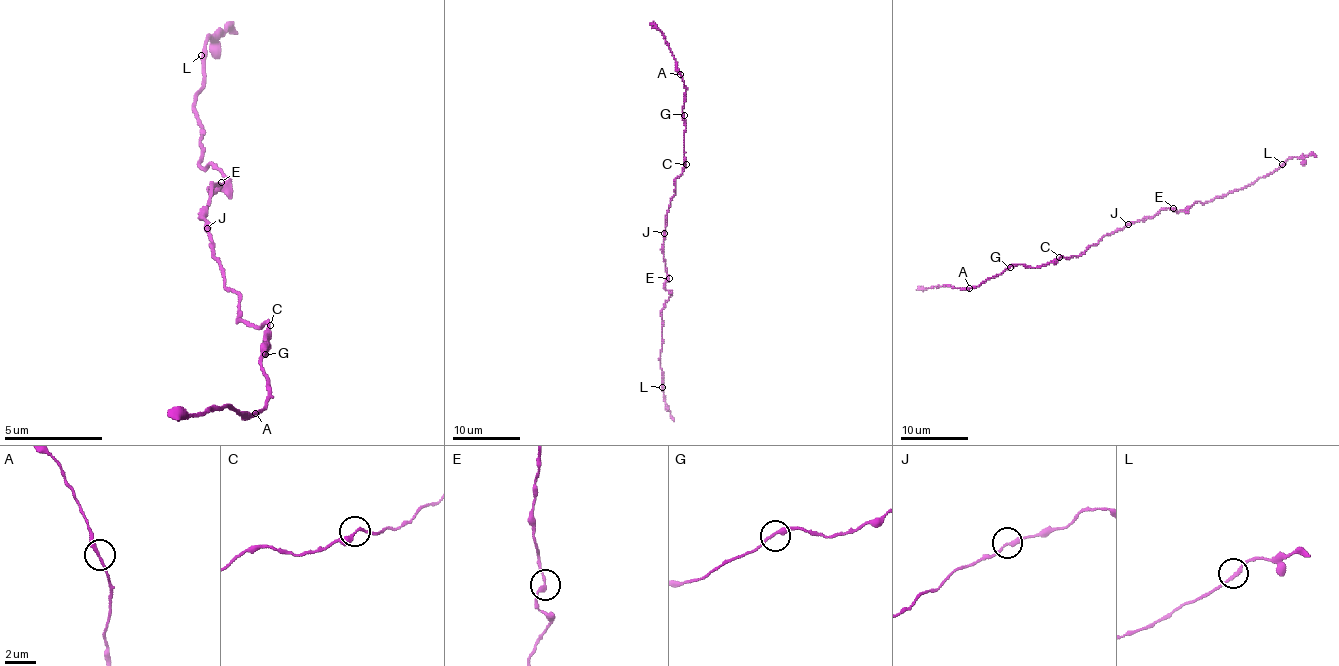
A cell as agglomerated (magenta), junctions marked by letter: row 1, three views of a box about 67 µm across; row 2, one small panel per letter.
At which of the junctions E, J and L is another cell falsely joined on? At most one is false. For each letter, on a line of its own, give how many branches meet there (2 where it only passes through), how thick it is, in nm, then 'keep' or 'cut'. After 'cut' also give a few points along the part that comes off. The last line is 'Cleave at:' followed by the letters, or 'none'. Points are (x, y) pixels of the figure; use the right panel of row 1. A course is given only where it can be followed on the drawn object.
E: 2 | 220 nm | keep
J: 2 | 240 nm | keep
L: 2 | 190 nm | keep
Cleave at: none

